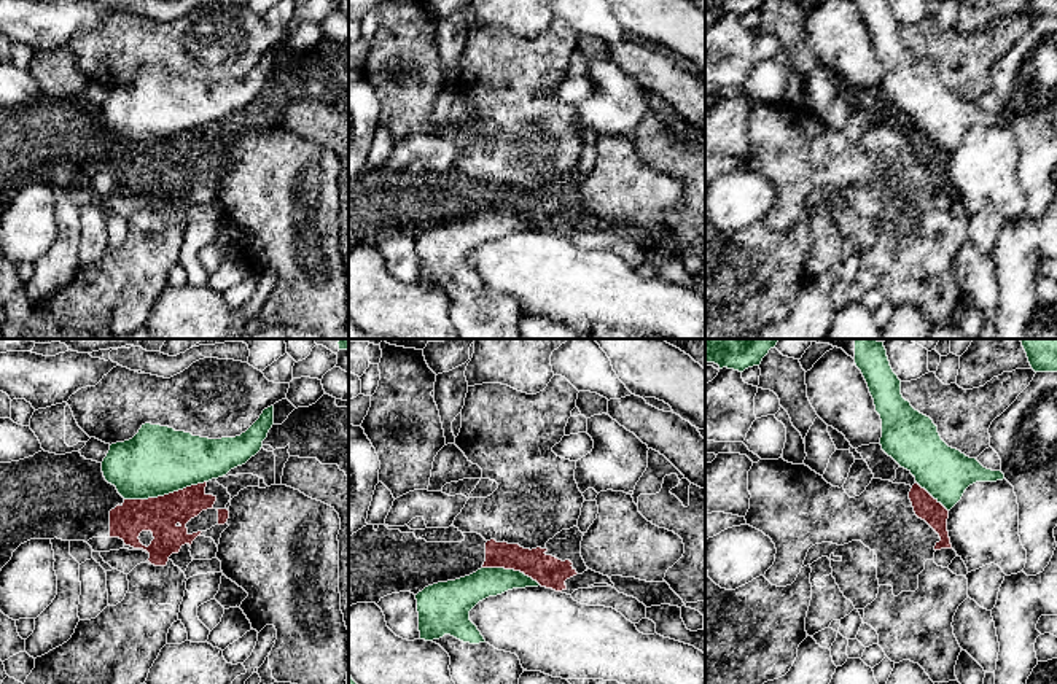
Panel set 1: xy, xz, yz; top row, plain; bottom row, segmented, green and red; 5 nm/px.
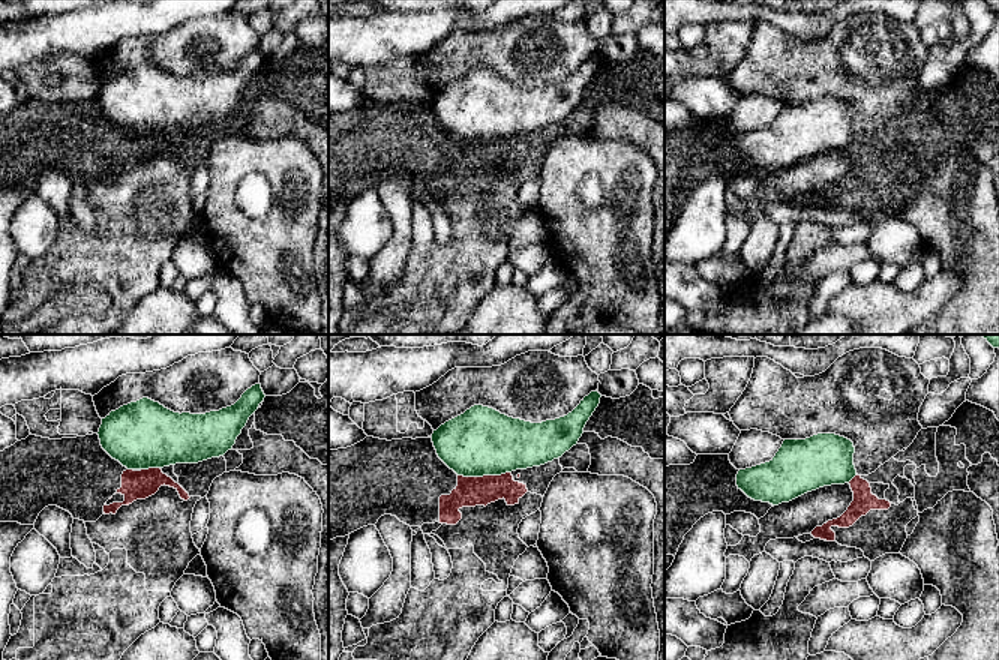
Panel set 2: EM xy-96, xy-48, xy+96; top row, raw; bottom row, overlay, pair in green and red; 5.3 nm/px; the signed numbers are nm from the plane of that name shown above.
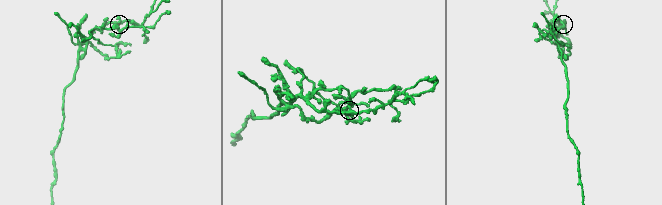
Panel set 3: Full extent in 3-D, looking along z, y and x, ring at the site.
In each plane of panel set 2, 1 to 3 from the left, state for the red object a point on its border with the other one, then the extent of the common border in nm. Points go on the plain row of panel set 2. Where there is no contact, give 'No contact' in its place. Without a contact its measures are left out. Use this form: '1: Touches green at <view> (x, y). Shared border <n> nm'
1: Touches green at xy-96 (150, 131). Shared border 110 nm
2: Touches green at xy-48 (483, 138). Shared border 280 nm
3: Touches green at xy+96 (852, 141). Shared border 70 nm

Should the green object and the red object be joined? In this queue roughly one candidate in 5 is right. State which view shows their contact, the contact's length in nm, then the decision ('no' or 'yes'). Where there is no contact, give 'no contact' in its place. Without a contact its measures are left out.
contact in xy; length 420 nm; no

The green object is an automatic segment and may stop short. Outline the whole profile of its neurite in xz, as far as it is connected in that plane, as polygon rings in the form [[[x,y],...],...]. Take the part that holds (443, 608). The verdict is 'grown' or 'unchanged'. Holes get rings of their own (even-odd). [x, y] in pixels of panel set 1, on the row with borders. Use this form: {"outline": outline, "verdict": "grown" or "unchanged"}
{"outline": [[[481,568],[470,576],[428,585],[415,595],[420,639],[450,635],[470,644],[486,643],[470,620],[470,611],[489,597],[538,585],[524,573],[505,568]]], "verdict": "unchanged"}

